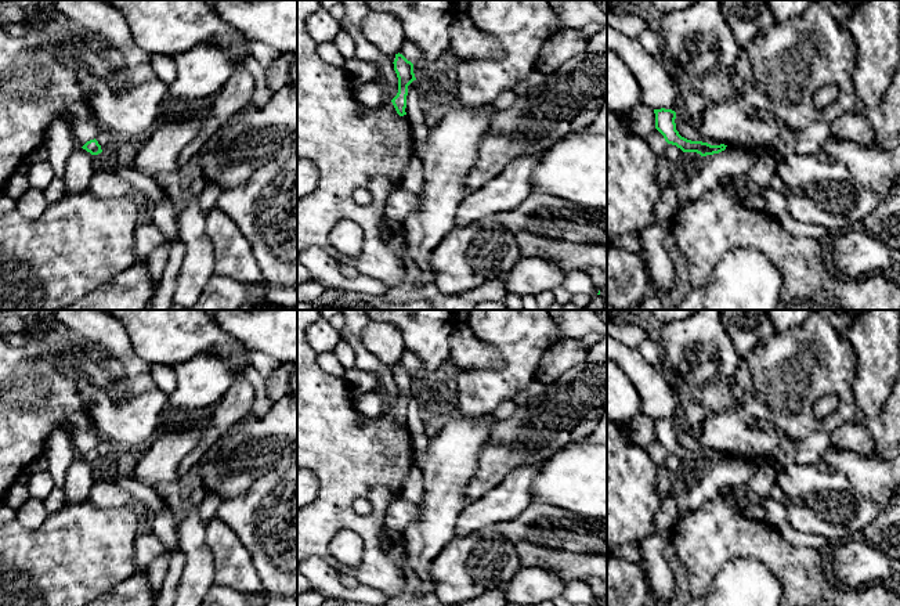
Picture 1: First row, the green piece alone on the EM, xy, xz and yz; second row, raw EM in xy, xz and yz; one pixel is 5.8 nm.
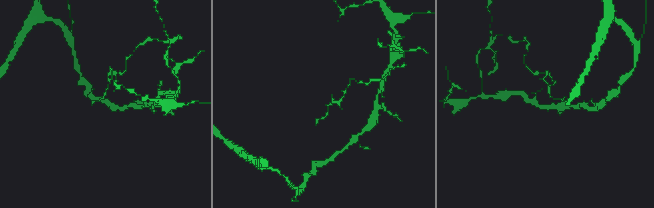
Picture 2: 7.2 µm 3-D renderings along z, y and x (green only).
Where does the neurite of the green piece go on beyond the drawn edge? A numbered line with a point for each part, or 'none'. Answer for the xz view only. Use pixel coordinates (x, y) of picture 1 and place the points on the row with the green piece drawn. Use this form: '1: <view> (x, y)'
none

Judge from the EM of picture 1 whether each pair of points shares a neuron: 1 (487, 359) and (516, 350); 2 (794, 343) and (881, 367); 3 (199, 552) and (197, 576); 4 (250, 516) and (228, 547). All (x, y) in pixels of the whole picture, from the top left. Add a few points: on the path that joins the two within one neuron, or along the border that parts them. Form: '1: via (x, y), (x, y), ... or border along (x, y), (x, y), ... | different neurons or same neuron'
1: border along (474, 335), (501, 353), (502, 365), (499, 368) | different neurons
2: border along (844, 335), (856, 359), (852, 381), (853, 392) | different neurons
3: via (199, 558), (199, 570) | same neuron
4: border along (216, 516), (231, 529), (248, 551), (252, 565) | different neurons

